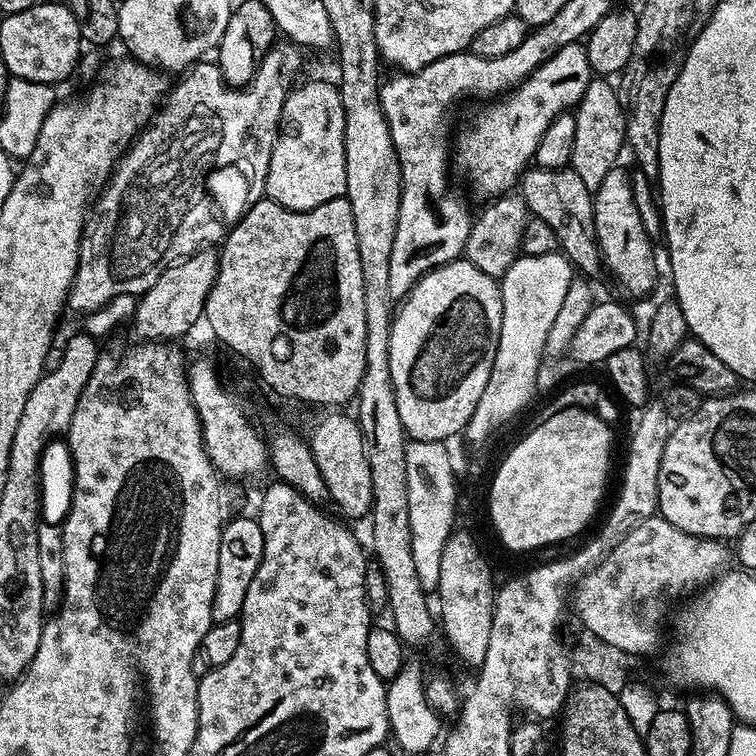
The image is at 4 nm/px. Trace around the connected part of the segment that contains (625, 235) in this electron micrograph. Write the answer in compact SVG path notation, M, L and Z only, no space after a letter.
M617 166L606 174L602 186L594 190L594 230L600 247L600 259L603 267L608 268L620 279L620 284L632 296L647 297L656 288L656 252L654 241L648 237L638 218L638 206L634 206L634 190L631 175Z

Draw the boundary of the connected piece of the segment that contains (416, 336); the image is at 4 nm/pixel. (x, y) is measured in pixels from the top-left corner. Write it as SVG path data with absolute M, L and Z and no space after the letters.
M461 258L428 272L401 304L392 317L390 334L390 378L396 391L398 418L413 440L451 441L451 436L459 437L465 431L490 378L502 328L500 285Z

